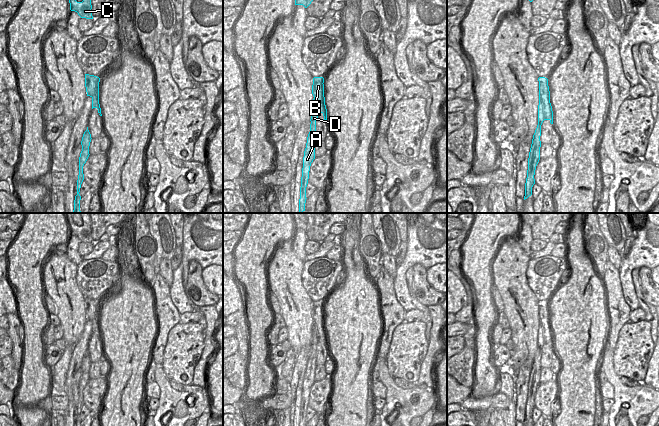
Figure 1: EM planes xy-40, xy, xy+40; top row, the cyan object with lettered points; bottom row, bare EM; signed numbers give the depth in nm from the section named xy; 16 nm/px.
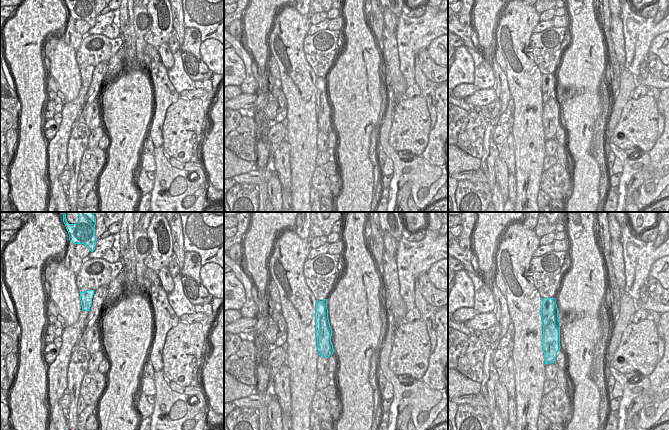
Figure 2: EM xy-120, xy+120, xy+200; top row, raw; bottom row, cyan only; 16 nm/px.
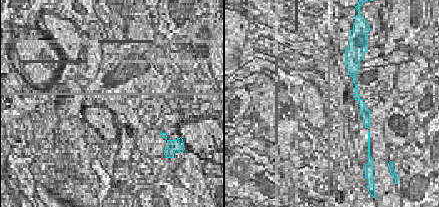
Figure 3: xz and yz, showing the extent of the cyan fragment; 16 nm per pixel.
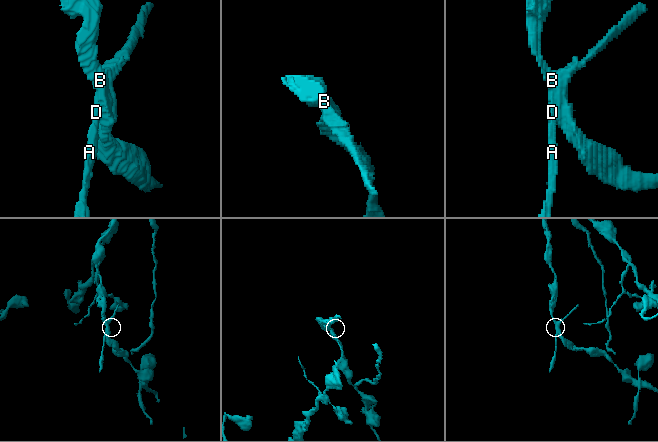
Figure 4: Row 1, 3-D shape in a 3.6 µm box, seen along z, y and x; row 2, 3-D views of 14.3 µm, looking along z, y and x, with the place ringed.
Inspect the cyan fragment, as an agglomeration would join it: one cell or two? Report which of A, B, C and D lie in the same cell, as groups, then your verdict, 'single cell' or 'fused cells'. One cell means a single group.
groups A B C D; single cell

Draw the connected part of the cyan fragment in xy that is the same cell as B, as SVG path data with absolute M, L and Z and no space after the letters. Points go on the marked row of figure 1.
M314 77L312 85L312 94L314 96L312 103L312 115L310 132L307 137L306 148L303 157L303 168L301 177L301 187L300 187L300 199L299 199L299 213L305 211L306 203L306 187L309 179L310 166L315 159L315 145L316 145L316 120L320 113L323 114L324 120L327 120L327 109L325 105L324 97L324 78Z

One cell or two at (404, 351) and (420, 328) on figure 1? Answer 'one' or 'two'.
one

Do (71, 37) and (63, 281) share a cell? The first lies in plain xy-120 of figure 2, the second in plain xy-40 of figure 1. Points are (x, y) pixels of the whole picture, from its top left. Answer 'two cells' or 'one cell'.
two cells

